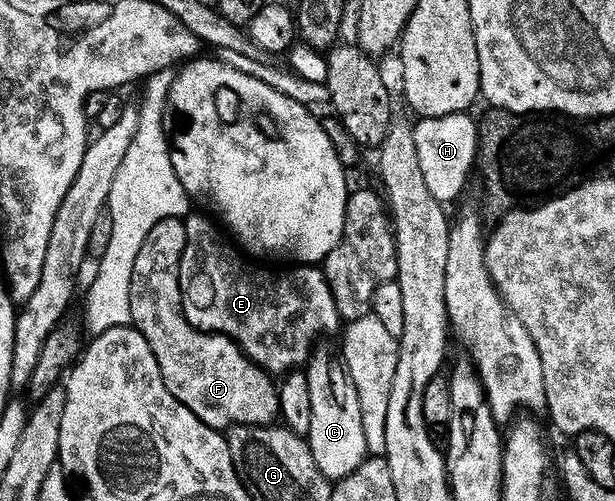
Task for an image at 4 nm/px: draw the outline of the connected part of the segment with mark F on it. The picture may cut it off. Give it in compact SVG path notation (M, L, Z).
M167 217L154 223L150 235L142 239L130 279L132 325L150 343L150 351L154 351L170 395L194 411L199 421L217 431L228 431L231 425L271 426L280 412L277 382L253 363L229 337L205 333L184 318L178 283L183 246L184 222L178 217Z

